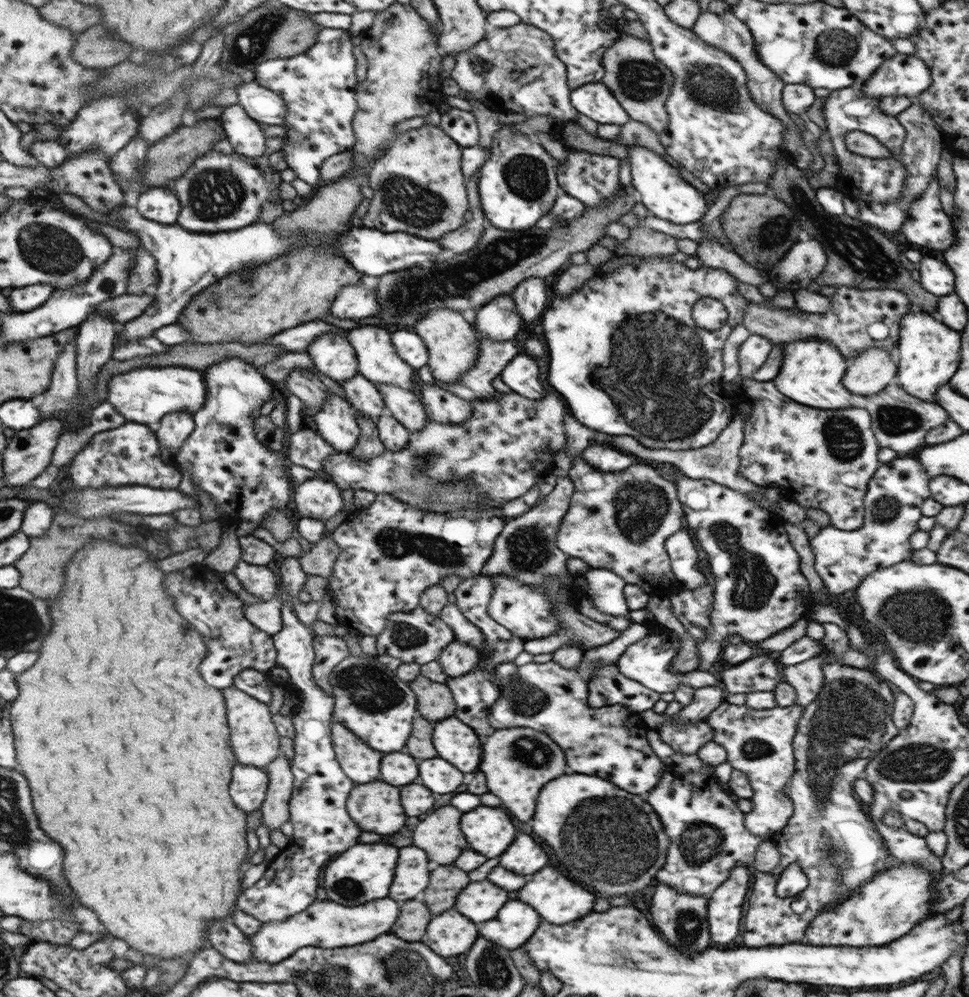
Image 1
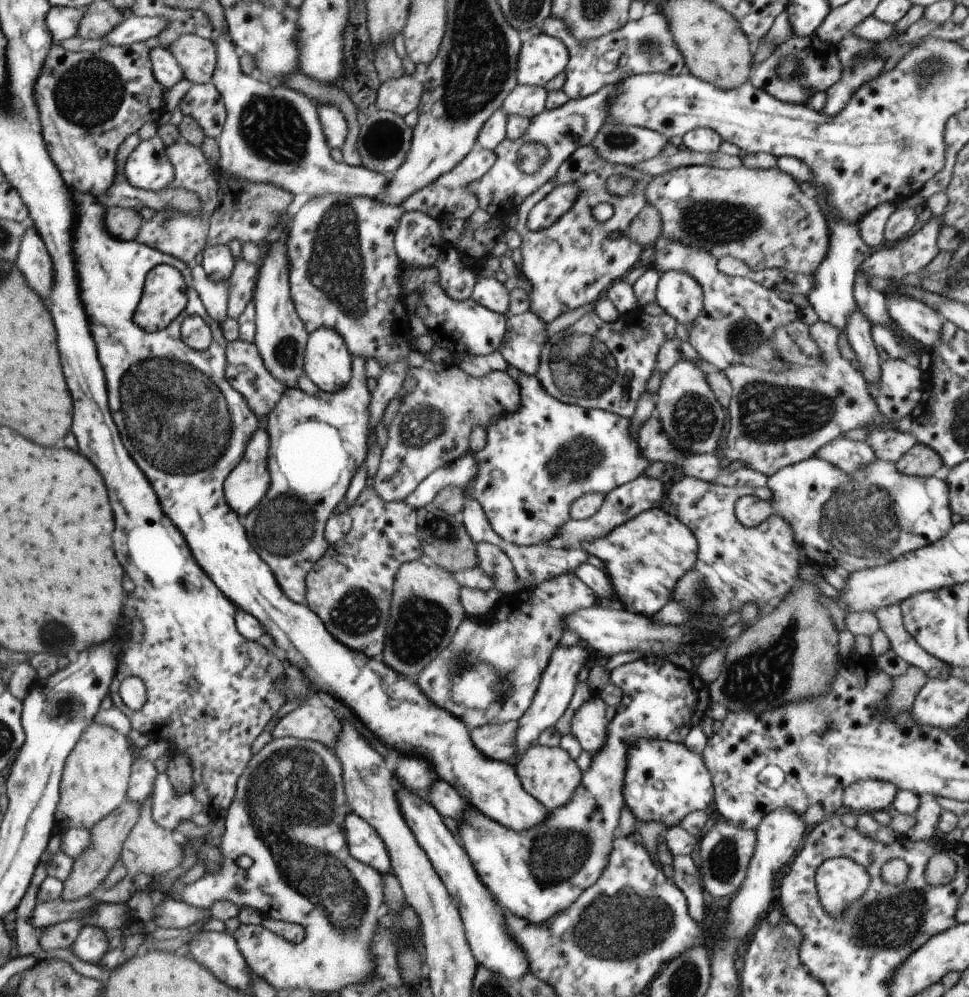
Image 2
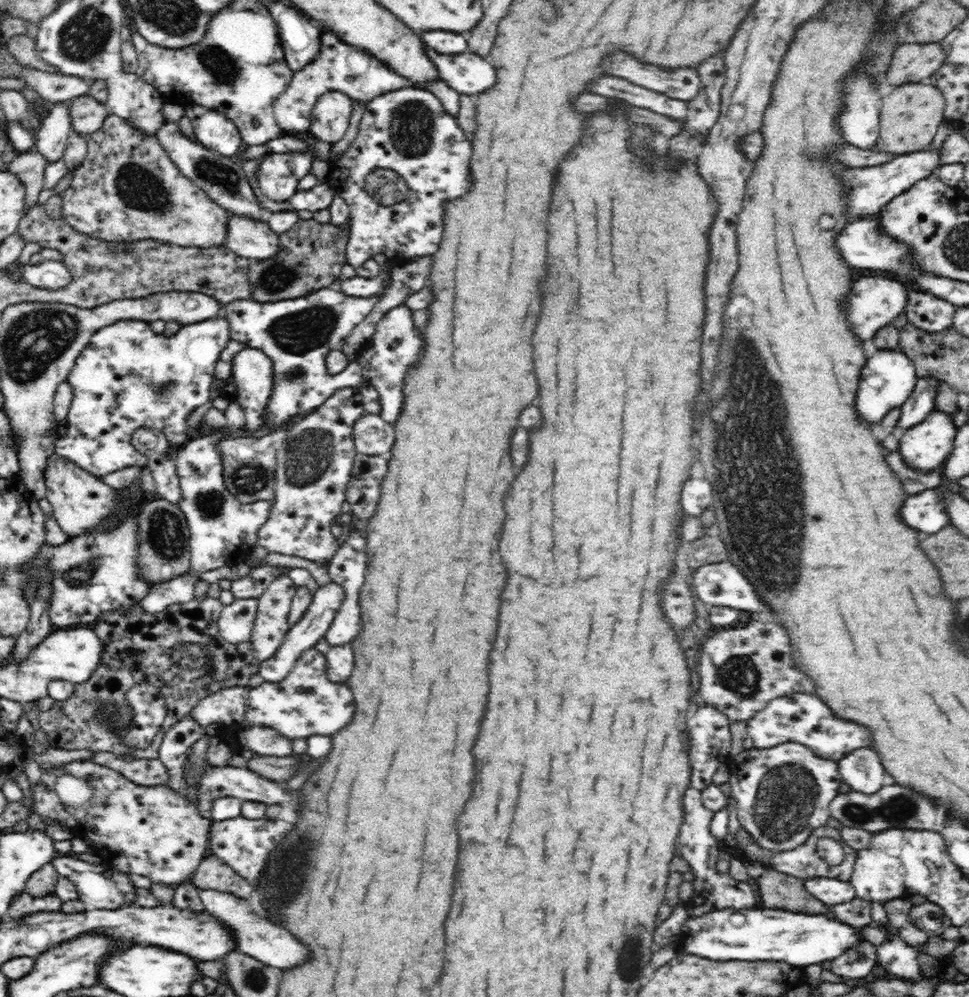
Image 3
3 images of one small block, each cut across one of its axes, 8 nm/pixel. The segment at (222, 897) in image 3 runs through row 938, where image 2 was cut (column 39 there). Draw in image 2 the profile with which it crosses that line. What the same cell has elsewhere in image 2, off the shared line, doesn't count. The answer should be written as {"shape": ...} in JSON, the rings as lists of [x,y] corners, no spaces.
{"shape":[[[26,224],[28,226],[22,234],[13,264],[21,268],[21,272],[25,272],[25,280],[29,280],[29,284],[37,288],[37,296],[47,298],[53,288],[53,274],[56,272],[41,236],[33,226]]]}

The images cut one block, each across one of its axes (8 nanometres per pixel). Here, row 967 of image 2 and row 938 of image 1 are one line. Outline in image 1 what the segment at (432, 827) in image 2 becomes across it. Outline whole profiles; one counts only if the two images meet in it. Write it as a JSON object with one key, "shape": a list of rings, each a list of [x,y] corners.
{"shape":[[[509,900],[489,922],[483,922],[477,930],[479,936],[487,938],[491,944],[513,950],[521,946],[539,924],[539,916],[523,902]]]}

